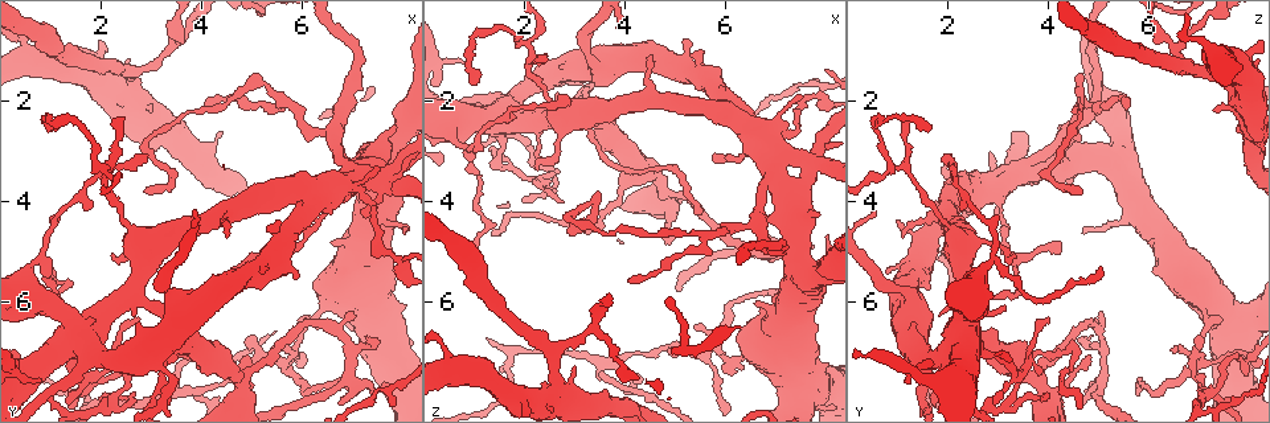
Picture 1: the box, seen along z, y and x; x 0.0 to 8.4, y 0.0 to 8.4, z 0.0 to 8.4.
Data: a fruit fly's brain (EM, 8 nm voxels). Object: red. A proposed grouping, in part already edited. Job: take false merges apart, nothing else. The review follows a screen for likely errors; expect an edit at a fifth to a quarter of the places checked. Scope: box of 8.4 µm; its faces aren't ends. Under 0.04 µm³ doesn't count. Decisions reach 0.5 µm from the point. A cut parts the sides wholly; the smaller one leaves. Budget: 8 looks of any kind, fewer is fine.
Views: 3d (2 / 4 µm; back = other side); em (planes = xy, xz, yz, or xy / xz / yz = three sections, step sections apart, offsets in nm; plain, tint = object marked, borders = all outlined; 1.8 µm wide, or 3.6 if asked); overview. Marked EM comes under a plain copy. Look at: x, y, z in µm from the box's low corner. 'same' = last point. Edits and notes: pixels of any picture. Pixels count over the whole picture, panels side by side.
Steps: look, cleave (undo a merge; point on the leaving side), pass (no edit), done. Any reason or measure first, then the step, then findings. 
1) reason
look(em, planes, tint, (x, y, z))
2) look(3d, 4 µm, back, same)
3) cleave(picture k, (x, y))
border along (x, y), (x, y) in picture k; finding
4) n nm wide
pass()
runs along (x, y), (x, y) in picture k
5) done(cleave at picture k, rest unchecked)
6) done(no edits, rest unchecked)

calibre changes
look(3d, 4 µm, (6.30, 3.80, 2.45))

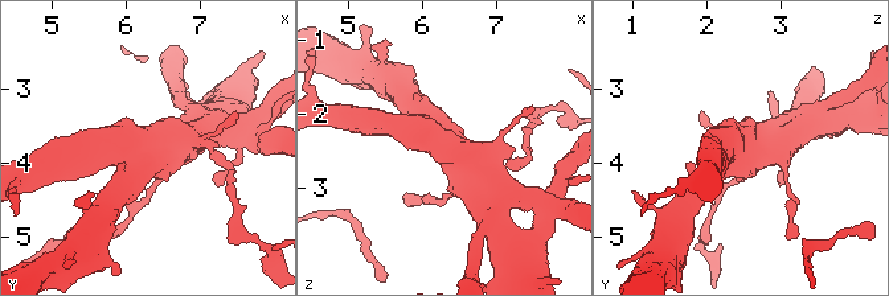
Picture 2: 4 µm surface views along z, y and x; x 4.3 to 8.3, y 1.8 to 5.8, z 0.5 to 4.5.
4 arms; need the tissue
look(em, planes, tint, (6.35, 3.80, 2.40))

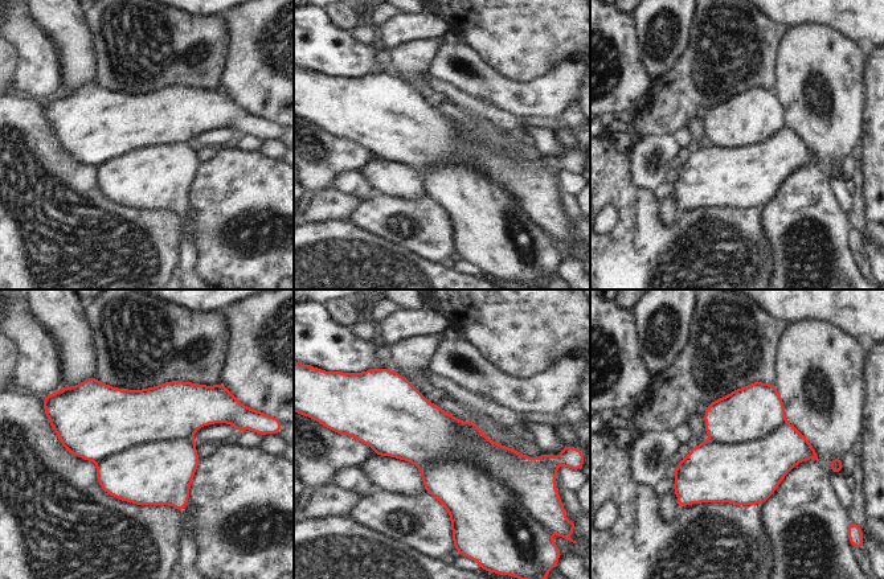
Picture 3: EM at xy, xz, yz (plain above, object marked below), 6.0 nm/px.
cleave(picture 3, (436, 435))
border along (420, 467), (467, 460), (515, 493) in picture 3; a second neuron is stuck on

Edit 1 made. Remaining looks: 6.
look(overview)

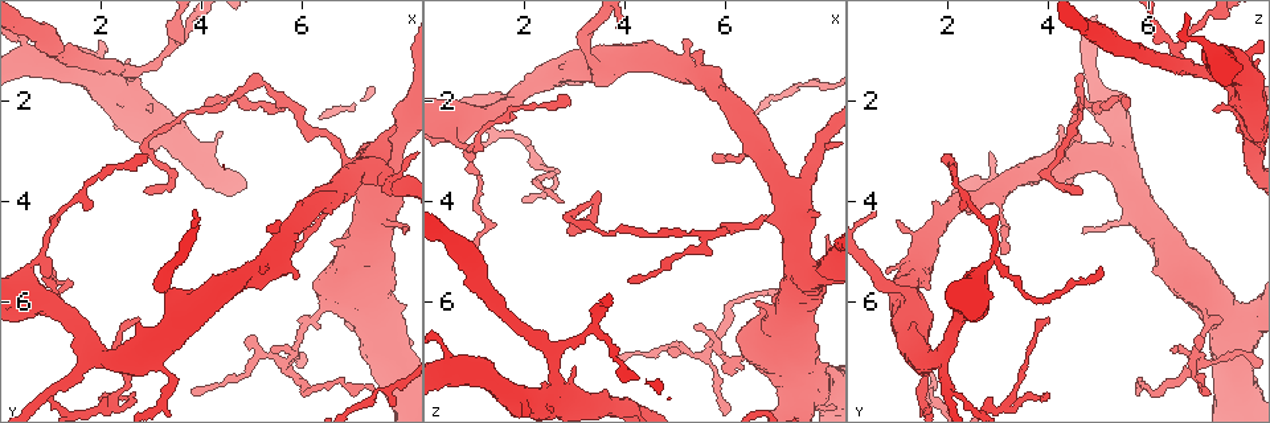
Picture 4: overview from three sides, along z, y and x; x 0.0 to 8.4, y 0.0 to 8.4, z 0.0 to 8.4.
three arms meet
look(3d, 4 µm, back, (3.45, 6.00, 1.35))

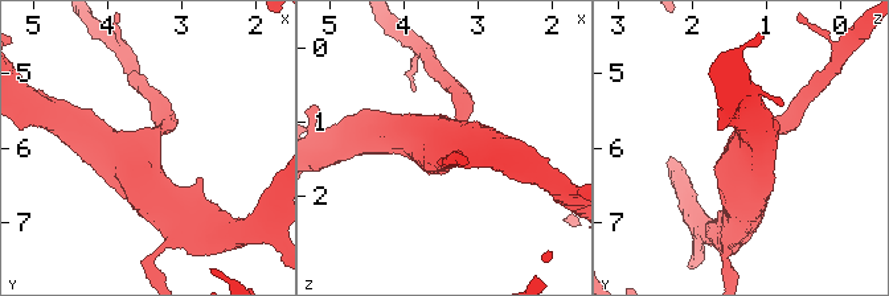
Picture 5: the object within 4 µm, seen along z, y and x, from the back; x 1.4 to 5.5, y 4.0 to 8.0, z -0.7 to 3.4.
3 arms; arms of 200, 480, 550 nm
look(em, planes, tint, same)

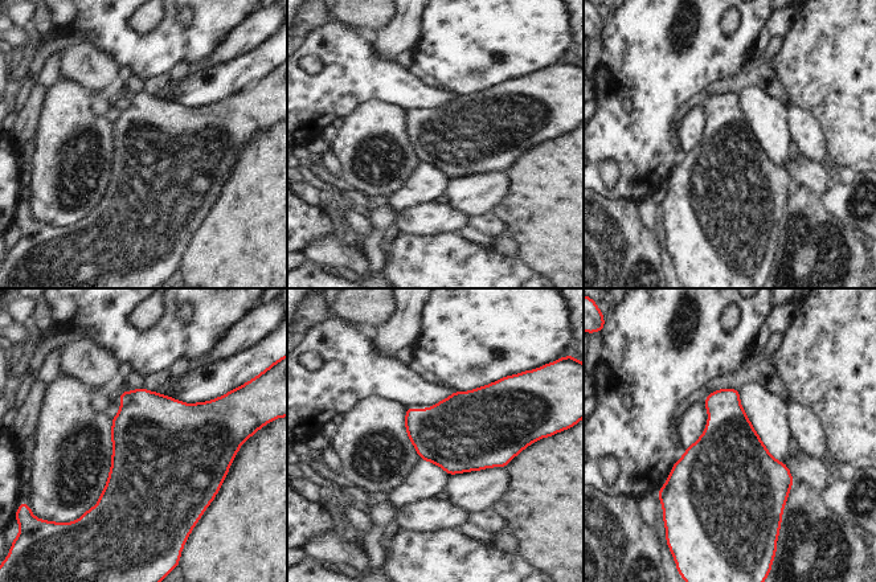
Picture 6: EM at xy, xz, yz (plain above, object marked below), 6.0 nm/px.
460 nm wide
pass()
continuous, no second neuron

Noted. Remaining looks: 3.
done(cleave at picture 3, rest unchecked)

